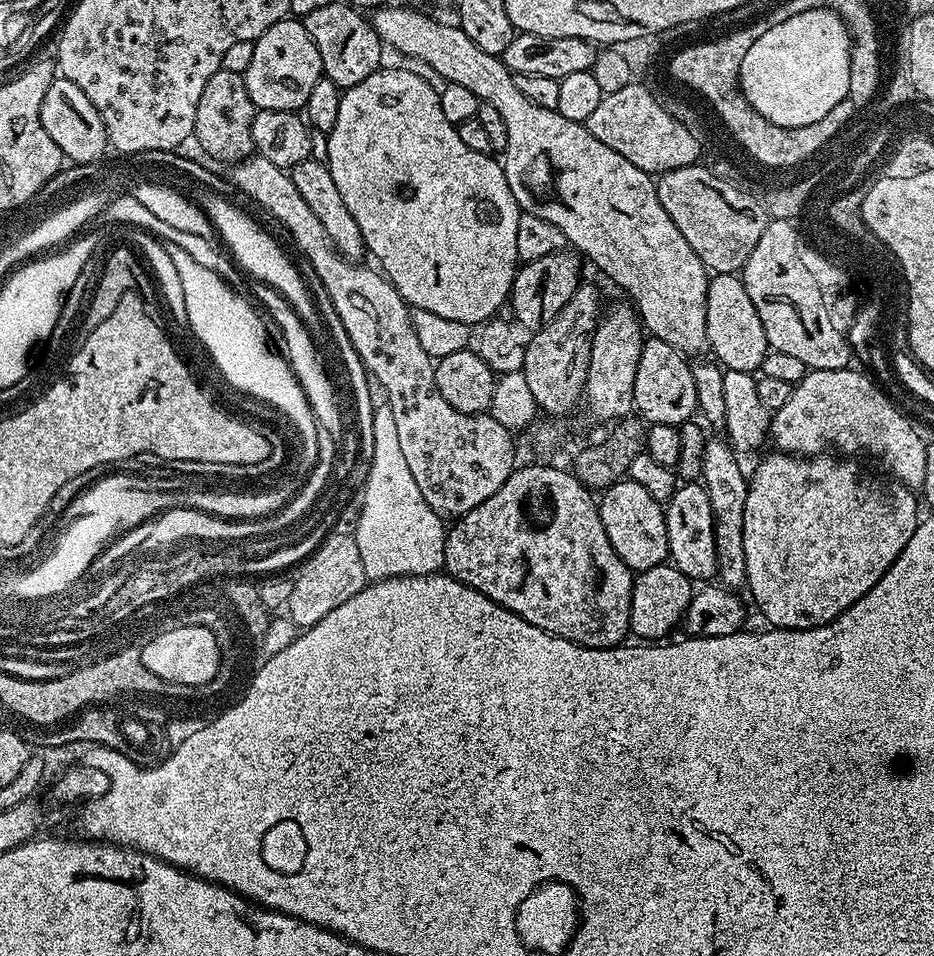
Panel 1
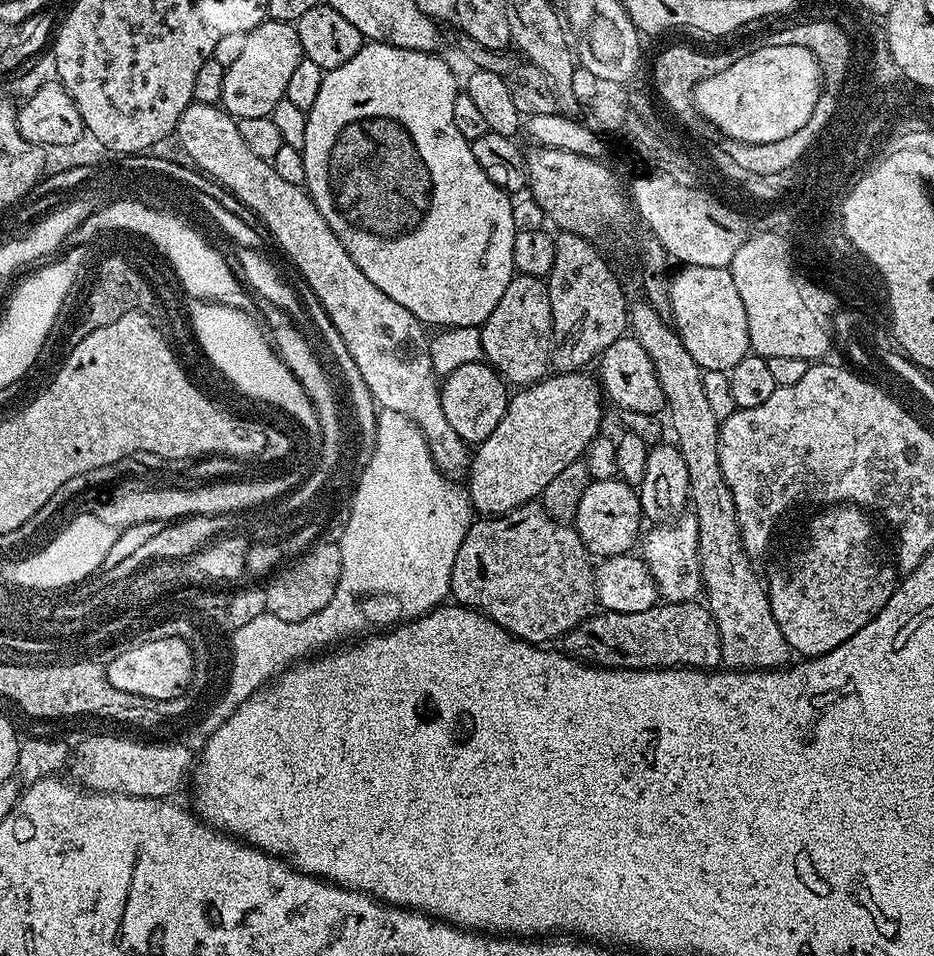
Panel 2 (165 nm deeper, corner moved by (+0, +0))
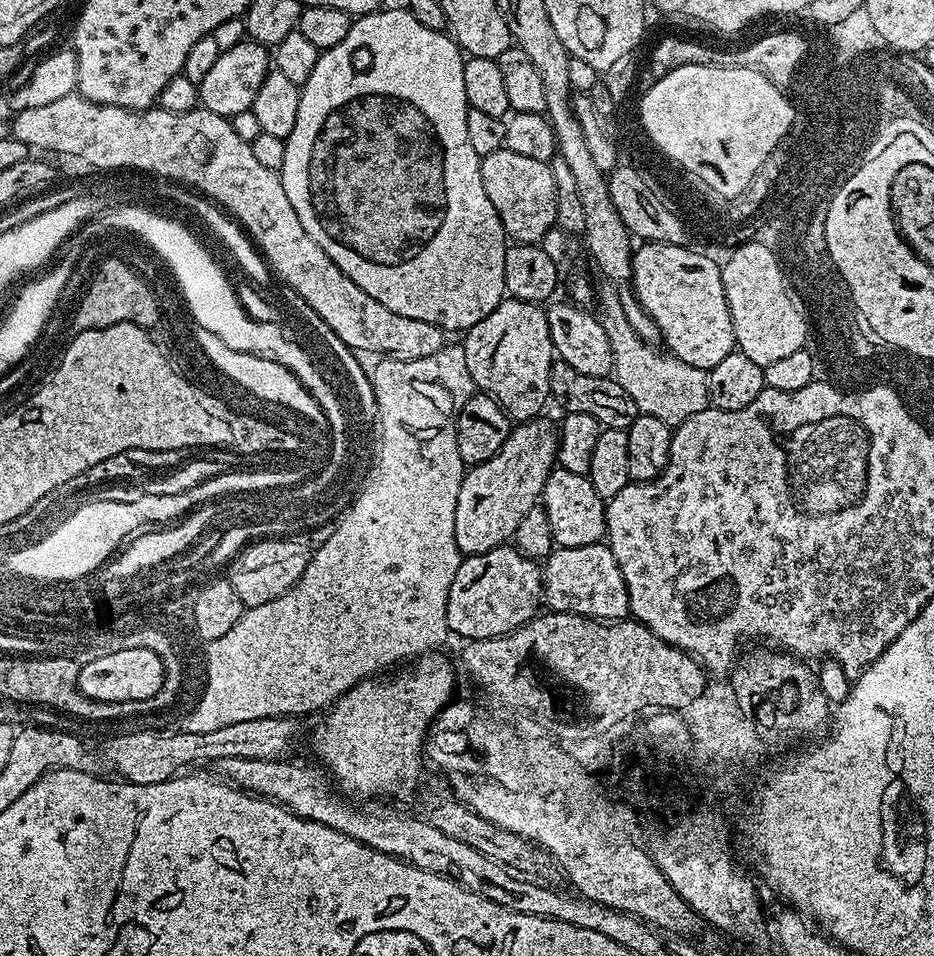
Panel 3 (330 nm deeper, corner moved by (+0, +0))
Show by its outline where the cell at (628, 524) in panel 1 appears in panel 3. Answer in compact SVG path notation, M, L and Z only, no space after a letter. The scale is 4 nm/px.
M559 466L553 468L552 473L546 478L542 507L550 522L552 542L556 548L590 546L605 539L608 531L604 513L606 501L598 494L598 490L594 490L587 476L570 474L570 470Z

